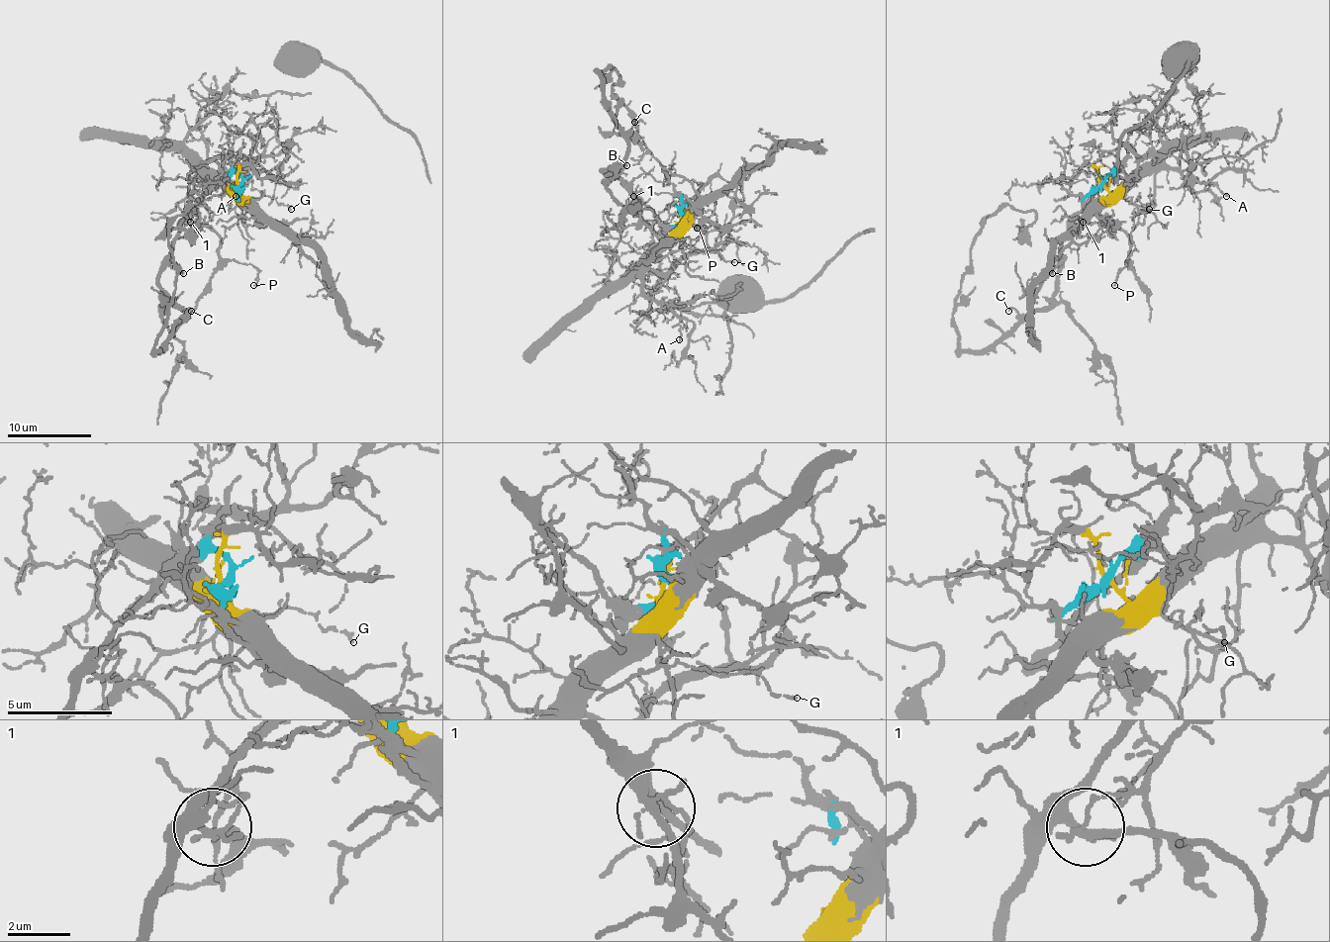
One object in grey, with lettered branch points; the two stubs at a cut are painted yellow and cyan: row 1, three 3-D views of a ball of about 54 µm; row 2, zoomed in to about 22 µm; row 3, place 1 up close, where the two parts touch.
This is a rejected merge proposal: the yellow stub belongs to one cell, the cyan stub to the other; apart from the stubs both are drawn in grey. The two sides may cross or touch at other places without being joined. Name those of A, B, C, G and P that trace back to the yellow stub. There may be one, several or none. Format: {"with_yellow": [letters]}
{"with_yellow": ["A", "G"]}

